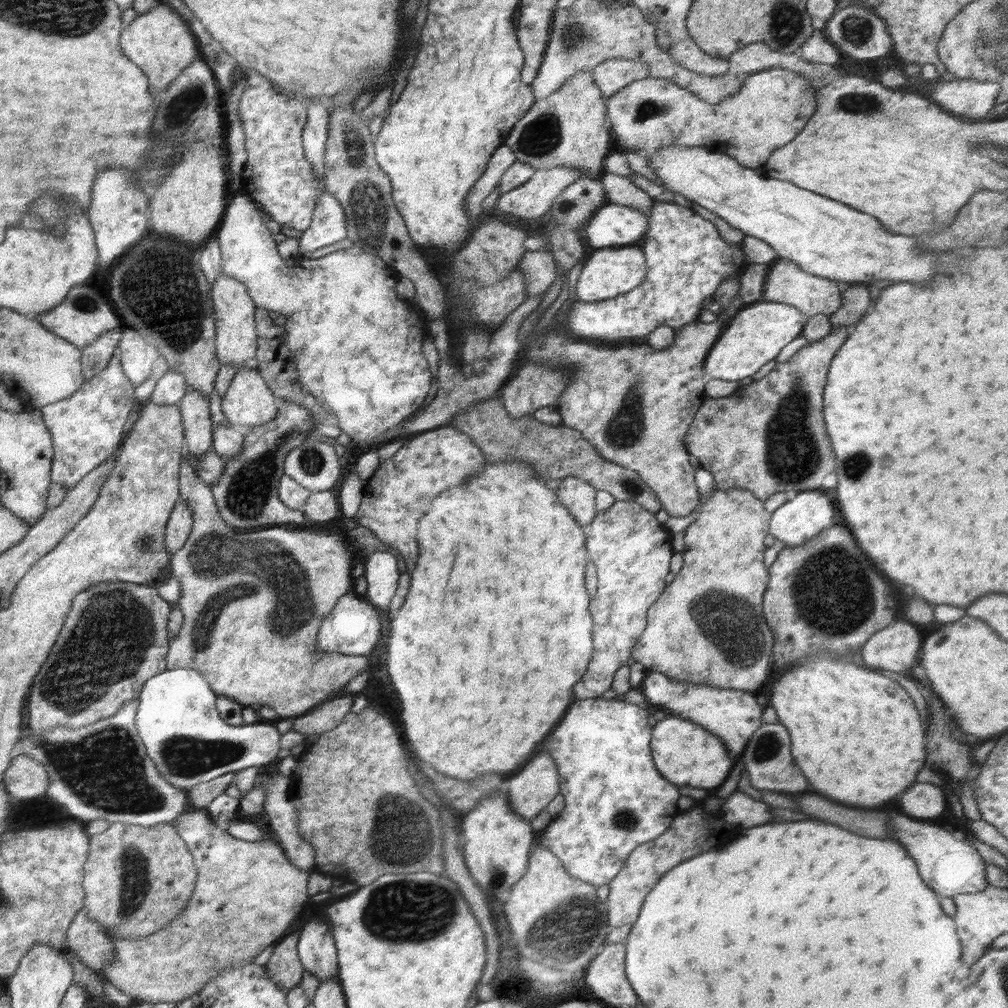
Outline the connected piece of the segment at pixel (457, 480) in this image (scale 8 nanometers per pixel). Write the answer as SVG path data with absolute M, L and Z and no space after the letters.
M448 424L419 433L393 456L379 461L374 474L365 483L365 497L352 520L356 526L371 530L380 542L398 550L398 558L402 558L407 572L411 572L416 566L418 520L428 510L424 502L436 498L442 490L462 484L464 478L476 478L476 473L486 463L482 450L472 439Z

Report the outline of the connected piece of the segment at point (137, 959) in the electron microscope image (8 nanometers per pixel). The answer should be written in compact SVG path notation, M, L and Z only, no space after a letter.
M195 810L193 812L184 813L172 822L172 824L178 829L179 836L182 836L183 841L187 844L198 872L196 888L194 888L194 892L192 892L192 896L190 896L190 900L188 900L188 908L184 908L184 912L180 912L181 915L178 915L173 921L164 925L159 931L153 932L151 935L145 937L123 939L122 937L112 937L110 934L106 934L106 930L102 932L106 937L110 937L113 952L116 954L116 960L114 960L110 966L104 968L102 976L107 979L112 986L115 986L120 992L124 993L124 995L132 997L135 1001L147 1001L152 1004L177 1003L180 1002L180 1000L186 1000L186 998L194 996L196 992L200 992L202 988L204 988L214 976L218 976L220 972L234 970L234 968L240 968L240 966L246 966L246 964L254 962L256 957L266 948L266 946L270 946L274 940L278 940L278 938L284 934L284 930L290 926L290 922L296 918L296 914L300 912L300 908L302 908L304 902L308 900L308 896L306 896L308 871L296 868L296 865L290 864L290 862L286 860L282 848L280 848L274 840L265 837L259 841L247 841L235 838L227 832L225 833L220 830L206 810Z

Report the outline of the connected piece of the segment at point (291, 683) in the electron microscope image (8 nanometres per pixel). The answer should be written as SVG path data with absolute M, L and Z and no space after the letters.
M187 456L182 459L182 474L180 475L180 498L188 500L188 507L192 509L194 524L188 535L186 543L174 555L171 555L171 574L181 586L181 595L177 600L177 606L183 615L183 624L179 633L172 639L171 650L167 655L167 668L189 668L198 671L206 677L208 684L220 696L232 698L244 706L266 705L273 708L278 717L287 719L288 717L299 717L316 706L328 701L331 694L336 696L346 694L344 686L356 678L368 668L368 658L366 655L352 656L344 653L321 653L317 651L317 635L320 625L331 615L332 608L335 608L340 599L354 589L354 582L351 579L351 569L354 567L351 552L353 551L340 532L326 530L289 530L276 525L272 528L259 530L239 531L235 527L226 525L224 518L216 509L215 496L210 486L205 485L200 477L196 478L195 469L187 460Z

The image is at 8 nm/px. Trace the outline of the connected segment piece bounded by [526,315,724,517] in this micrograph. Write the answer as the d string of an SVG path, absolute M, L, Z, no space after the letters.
M718 317L713 322L694 321L690 324L685 324L683 327L677 328L674 335L674 341L662 350L654 349L649 343L622 343L622 344L600 344L597 341L585 341L570 337L568 330L564 330L554 324L557 328L548 330L544 334L538 334L534 340L529 340L526 346L526 352L531 361L540 363L541 365L560 365L571 372L571 380L567 384L567 389L563 392L561 398L554 402L553 408L563 418L563 424L570 428L575 428L580 434L590 443L595 446L595 449L600 453L602 458L605 458L611 463L619 464L624 468L632 469L637 472L640 479L645 482L646 486L656 494L660 502L661 509L665 510L670 516L688 516L700 504L699 493L696 489L695 471L692 467L688 456L690 453L684 444L684 439L688 429L691 427L696 412L700 405L705 401L704 385L706 376L703 374L704 363L712 345L717 341L719 334L723 331L724 326L721 323L721 318Z

